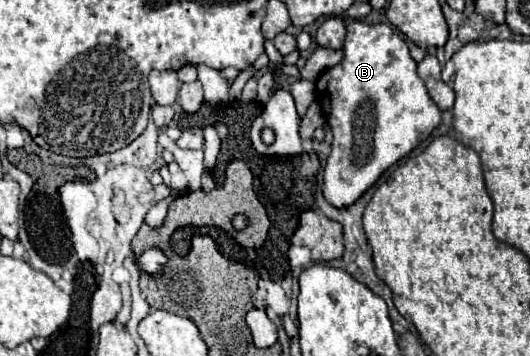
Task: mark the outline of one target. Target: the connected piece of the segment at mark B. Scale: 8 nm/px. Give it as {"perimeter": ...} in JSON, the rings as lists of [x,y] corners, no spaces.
{"perimeter":[[[354,20],[348,24],[348,34],[344,42],[344,60],[334,68],[328,68],[316,80],[316,100],[322,106],[326,120],[334,132],[332,154],[328,156],[324,168],[324,198],[336,206],[352,206],[360,200],[364,192],[376,184],[376,180],[400,158],[408,156],[418,142],[424,142],[440,126],[440,110],[430,100],[424,80],[418,76],[417,63],[412,60],[406,40],[386,24],[370,26],[366,22]]]}

